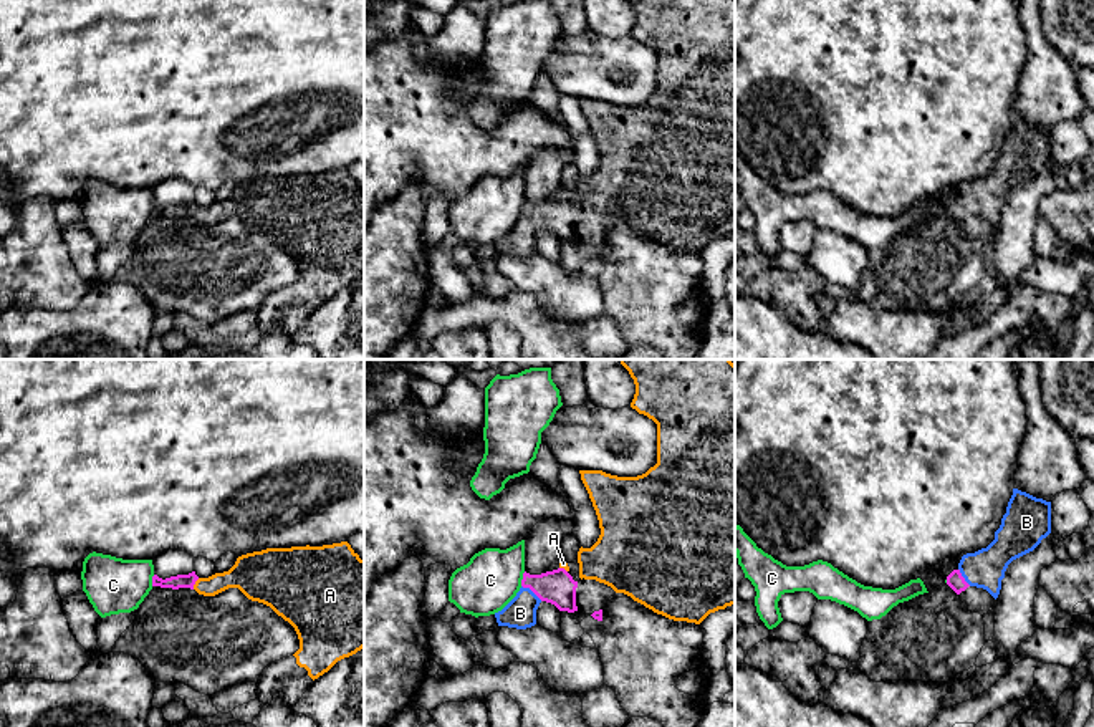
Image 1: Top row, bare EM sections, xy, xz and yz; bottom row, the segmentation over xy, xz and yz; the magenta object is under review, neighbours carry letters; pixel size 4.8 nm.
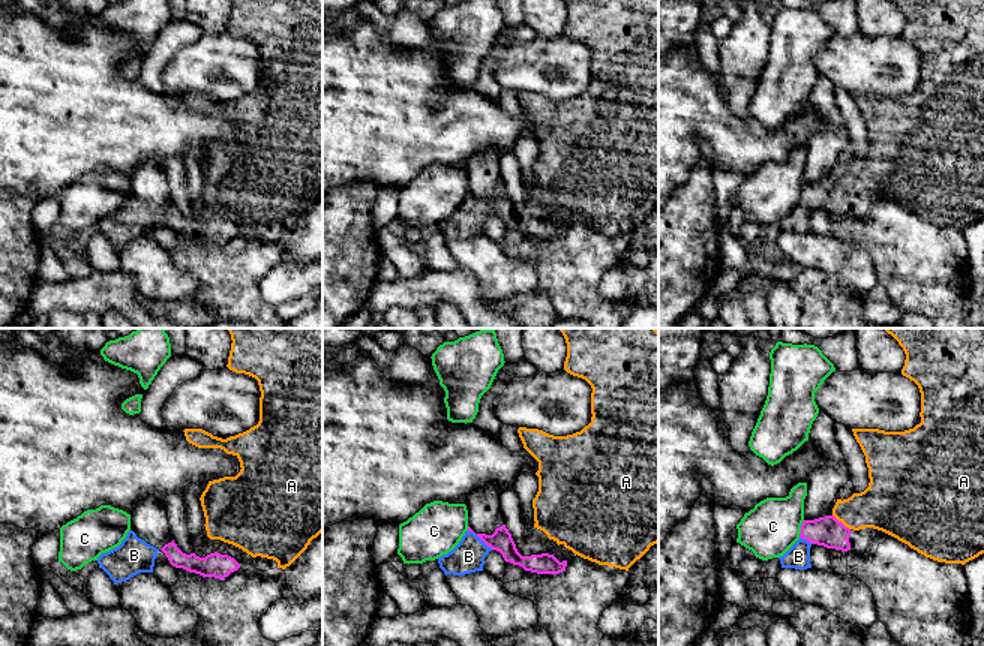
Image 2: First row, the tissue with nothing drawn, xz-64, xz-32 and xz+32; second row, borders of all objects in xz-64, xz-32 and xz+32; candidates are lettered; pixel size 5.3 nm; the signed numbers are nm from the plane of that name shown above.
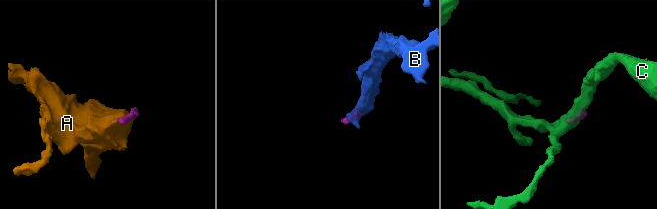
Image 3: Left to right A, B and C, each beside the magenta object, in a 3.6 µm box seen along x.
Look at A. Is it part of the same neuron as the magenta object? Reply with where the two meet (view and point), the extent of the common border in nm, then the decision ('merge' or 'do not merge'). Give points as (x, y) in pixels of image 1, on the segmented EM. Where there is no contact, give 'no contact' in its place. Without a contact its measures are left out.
contact xy (194, 583); length 70 nm; merge

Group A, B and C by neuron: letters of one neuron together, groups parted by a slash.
A B / C

